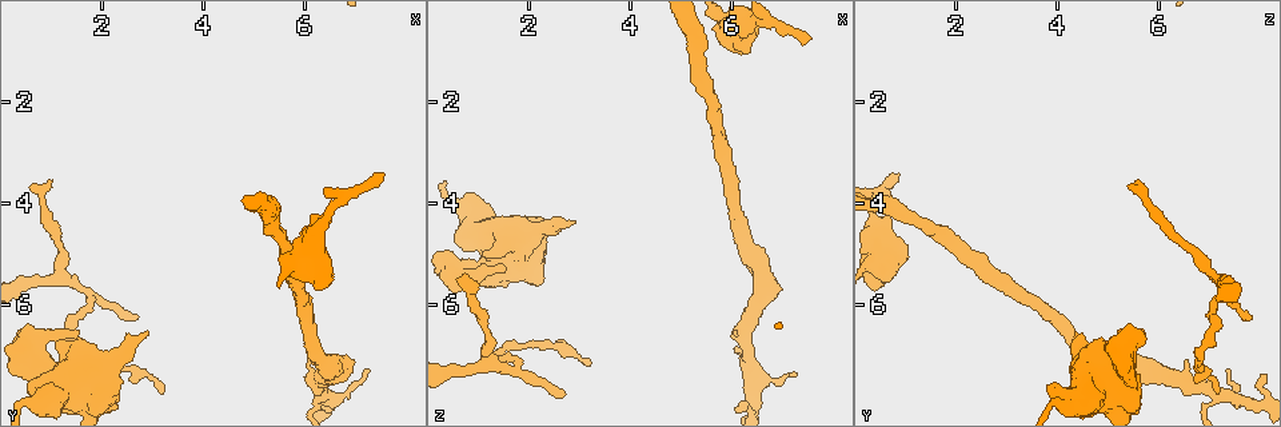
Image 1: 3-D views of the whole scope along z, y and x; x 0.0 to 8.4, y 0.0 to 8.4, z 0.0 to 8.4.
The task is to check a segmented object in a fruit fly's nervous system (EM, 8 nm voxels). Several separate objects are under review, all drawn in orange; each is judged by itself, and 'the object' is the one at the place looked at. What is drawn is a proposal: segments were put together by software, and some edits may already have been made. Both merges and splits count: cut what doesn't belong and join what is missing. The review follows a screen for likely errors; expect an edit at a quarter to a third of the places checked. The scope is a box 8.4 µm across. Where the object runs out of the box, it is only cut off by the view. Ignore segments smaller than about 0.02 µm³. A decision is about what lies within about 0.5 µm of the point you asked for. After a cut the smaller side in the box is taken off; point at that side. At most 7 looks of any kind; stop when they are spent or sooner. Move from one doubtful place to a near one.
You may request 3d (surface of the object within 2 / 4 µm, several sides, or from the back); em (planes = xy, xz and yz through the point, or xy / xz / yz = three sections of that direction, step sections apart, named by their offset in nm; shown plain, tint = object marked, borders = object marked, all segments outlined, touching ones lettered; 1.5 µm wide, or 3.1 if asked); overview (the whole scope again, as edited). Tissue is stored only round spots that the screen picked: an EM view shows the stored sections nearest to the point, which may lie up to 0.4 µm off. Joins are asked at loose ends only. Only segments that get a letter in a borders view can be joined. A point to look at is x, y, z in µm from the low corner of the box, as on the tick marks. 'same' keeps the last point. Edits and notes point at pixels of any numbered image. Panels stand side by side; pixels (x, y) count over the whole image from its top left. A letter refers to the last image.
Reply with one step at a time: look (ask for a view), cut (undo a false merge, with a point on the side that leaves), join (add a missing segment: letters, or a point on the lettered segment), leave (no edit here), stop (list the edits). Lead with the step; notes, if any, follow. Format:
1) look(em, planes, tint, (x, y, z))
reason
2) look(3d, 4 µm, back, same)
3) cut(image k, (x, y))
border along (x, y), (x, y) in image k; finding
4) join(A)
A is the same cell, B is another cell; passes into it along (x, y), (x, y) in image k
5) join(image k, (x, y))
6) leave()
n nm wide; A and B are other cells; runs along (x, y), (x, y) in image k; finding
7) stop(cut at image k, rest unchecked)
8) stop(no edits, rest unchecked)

look(em, planes, plain, (7.20, 7.25, 7.30))
an open end

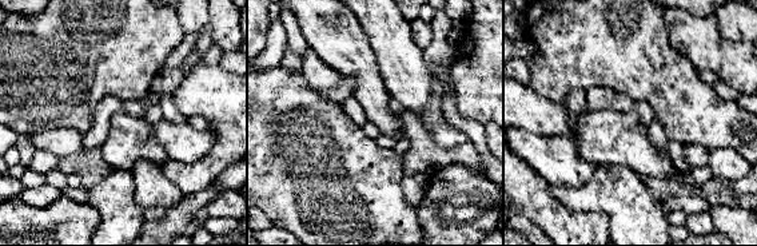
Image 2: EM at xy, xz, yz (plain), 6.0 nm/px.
look(em, planes, tint, same)

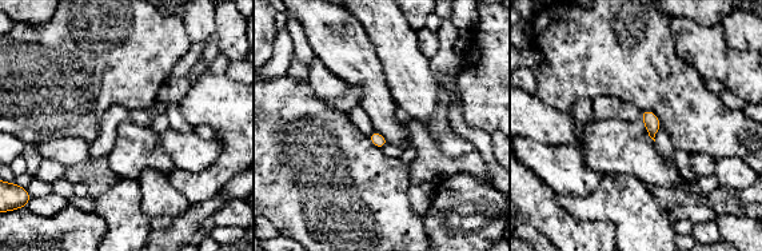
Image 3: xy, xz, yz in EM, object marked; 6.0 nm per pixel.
look(em, planes, borders, same)

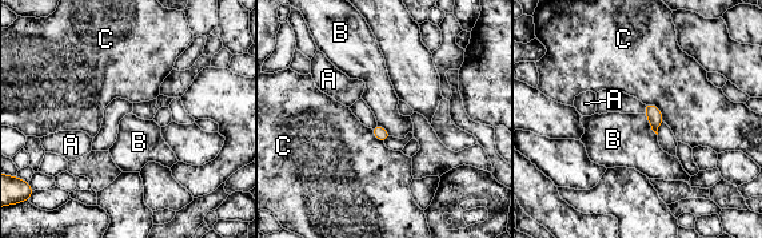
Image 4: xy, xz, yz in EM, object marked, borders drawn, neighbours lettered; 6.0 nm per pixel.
leave()
80 nm wide; A, B and C are other cells; border along (645, 103), (653, 103), (663, 121) in image 4; no lettered segment goes on from it

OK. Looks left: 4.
look(em, xy, step 8, tint, (2.85, 6.55, 4.40))
an open end

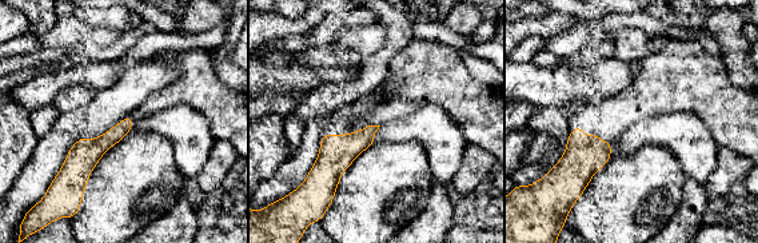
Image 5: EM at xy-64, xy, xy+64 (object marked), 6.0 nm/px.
look(em, planes, tint, same)

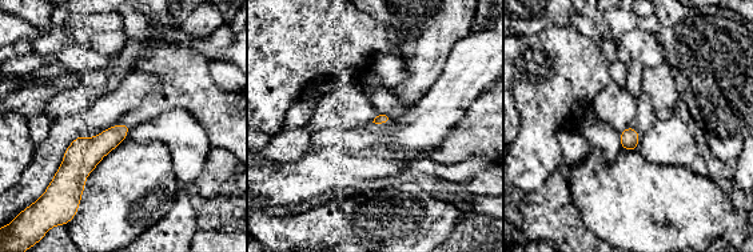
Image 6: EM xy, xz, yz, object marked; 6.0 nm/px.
look(em, planes, borders, same)

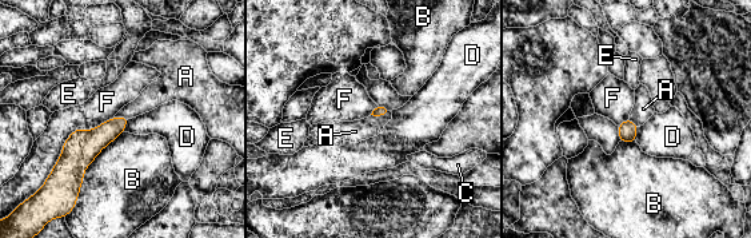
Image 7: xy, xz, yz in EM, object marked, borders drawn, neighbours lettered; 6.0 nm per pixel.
join(A)
A is the same cell, B, C, D, E and F are other cells; it goes on there

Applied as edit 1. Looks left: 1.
stop(join at image 7, rest unchecked)

